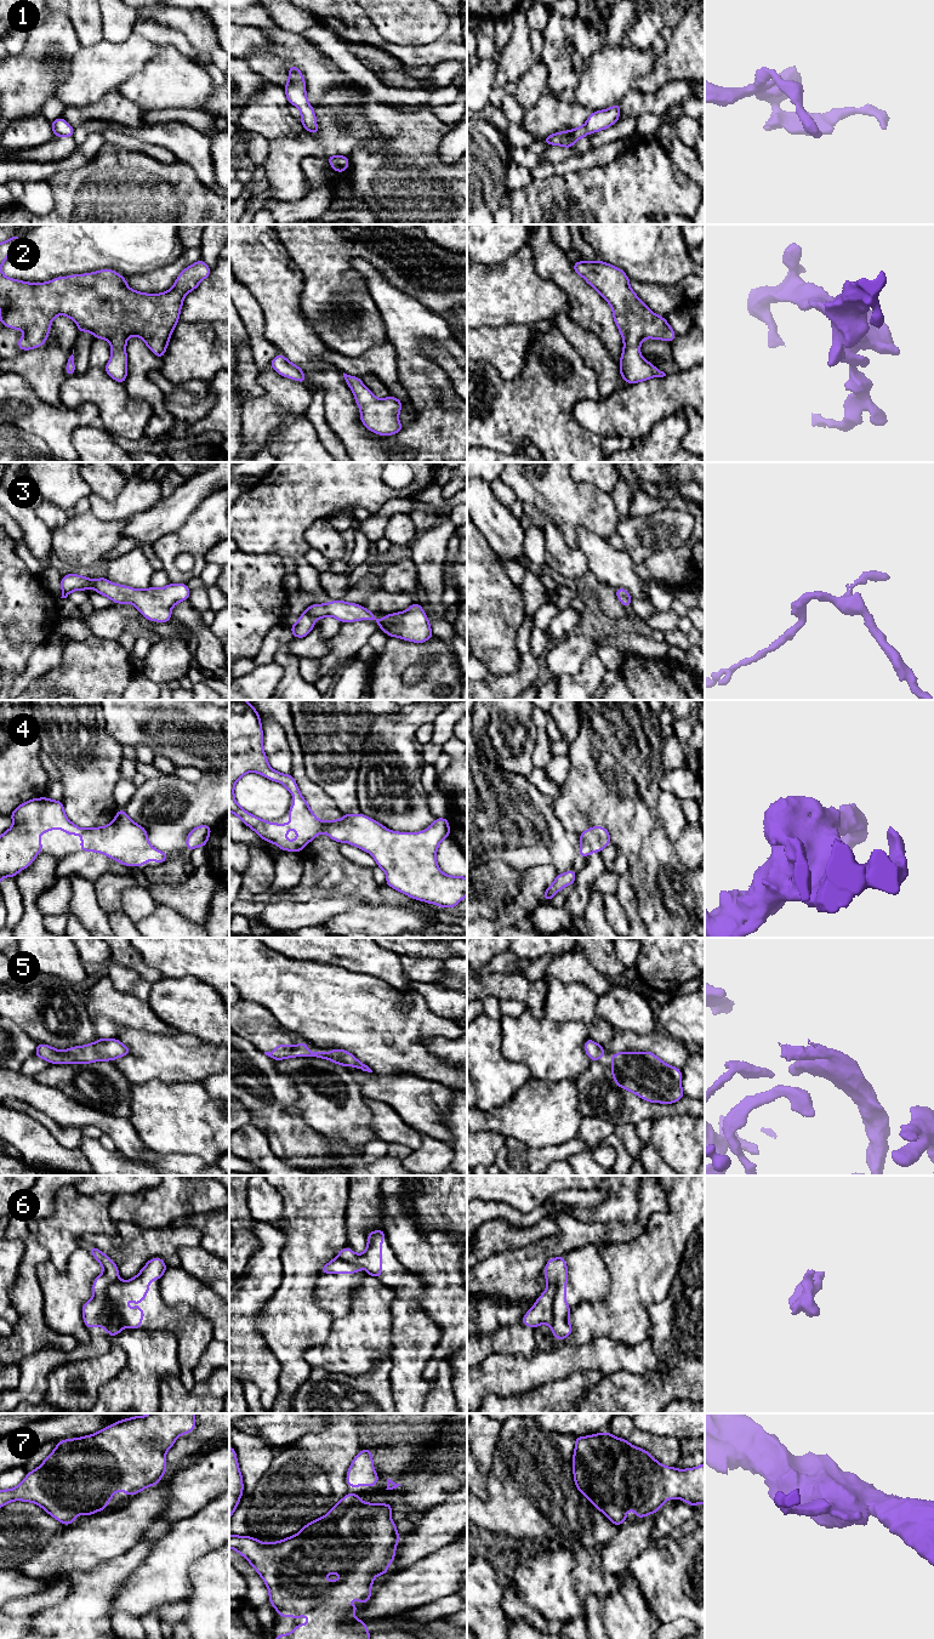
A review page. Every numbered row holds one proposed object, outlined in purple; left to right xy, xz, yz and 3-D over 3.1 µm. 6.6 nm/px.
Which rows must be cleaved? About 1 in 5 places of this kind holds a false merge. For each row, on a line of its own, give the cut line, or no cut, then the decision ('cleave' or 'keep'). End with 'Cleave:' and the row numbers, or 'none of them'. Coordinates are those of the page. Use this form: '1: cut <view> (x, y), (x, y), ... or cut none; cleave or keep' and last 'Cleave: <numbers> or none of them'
1: cut none; keep
2: cut none; keep
3: cut none; keep
4: cut none; keep
5: cut none; keep
6: cut xy (118, 1279), (107, 1295), (123, 1327); cleave
7: cut none; keep
Cleave: 6

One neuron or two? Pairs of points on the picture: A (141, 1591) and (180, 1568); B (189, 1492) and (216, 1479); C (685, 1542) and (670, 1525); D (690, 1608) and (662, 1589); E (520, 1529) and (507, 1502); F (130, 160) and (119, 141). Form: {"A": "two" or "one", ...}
{"A": "one", "B": "one", "C": "two", "D": "one", "E": "one", "F": "two"}

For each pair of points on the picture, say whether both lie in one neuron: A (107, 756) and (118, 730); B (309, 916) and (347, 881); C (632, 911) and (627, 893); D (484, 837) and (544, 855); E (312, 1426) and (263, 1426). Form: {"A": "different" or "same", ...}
{"A": "different", "B": "different", "C": "same", "D": "same", "E": "same"}

